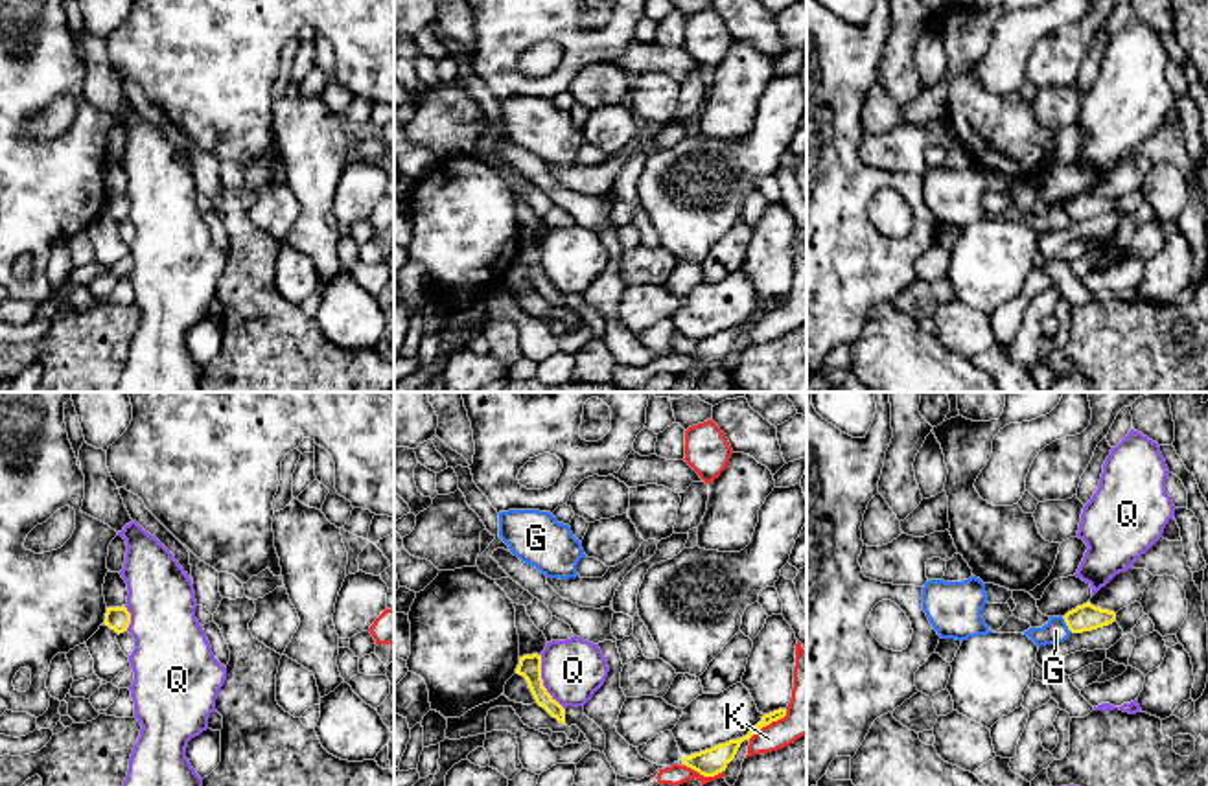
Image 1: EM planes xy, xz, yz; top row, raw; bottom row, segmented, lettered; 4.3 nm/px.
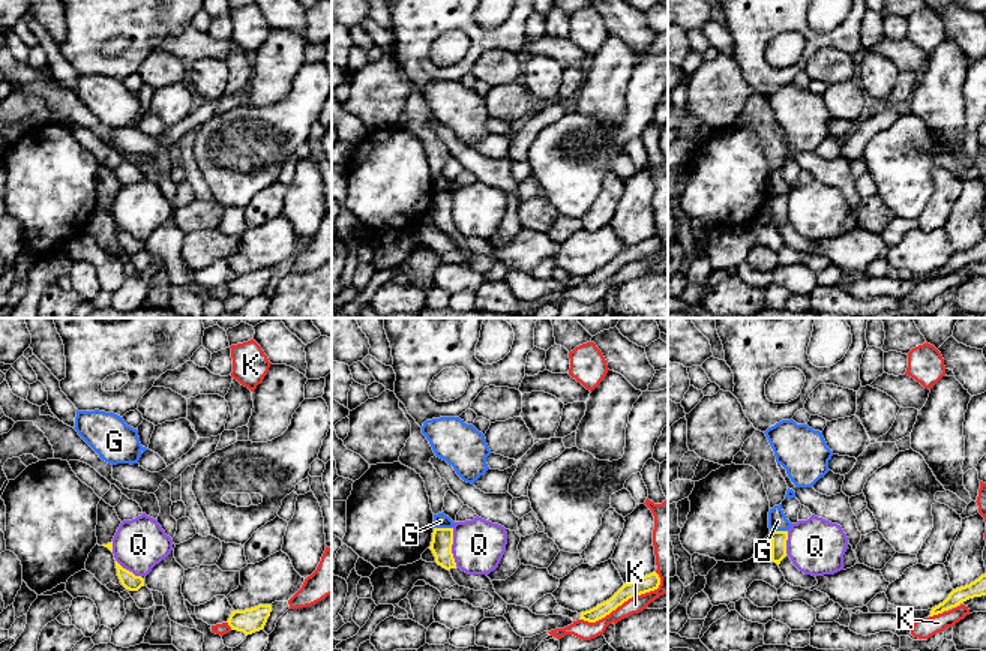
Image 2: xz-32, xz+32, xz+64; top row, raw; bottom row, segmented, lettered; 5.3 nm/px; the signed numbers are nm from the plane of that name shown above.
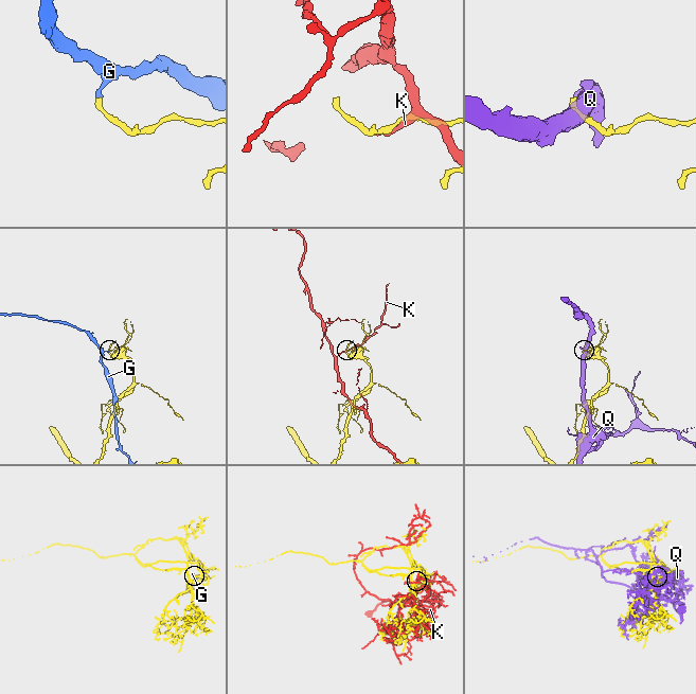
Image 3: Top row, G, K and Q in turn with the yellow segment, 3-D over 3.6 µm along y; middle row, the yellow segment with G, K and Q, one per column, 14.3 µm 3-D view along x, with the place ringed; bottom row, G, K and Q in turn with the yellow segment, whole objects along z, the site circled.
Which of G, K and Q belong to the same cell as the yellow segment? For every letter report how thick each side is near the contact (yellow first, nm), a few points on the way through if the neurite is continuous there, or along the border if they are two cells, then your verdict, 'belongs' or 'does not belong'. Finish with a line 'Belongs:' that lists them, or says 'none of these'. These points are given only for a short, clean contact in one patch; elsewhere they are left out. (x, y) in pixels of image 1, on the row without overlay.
G: 120/100 nm | along yz (1061, 205), (1072, 219) | does not belong
K: 100/180 nm | does not belong
Q: 100/280 nm | along xz (540, 243), (542, 273), (564, 297) | does not belong
Belongs: none of these

